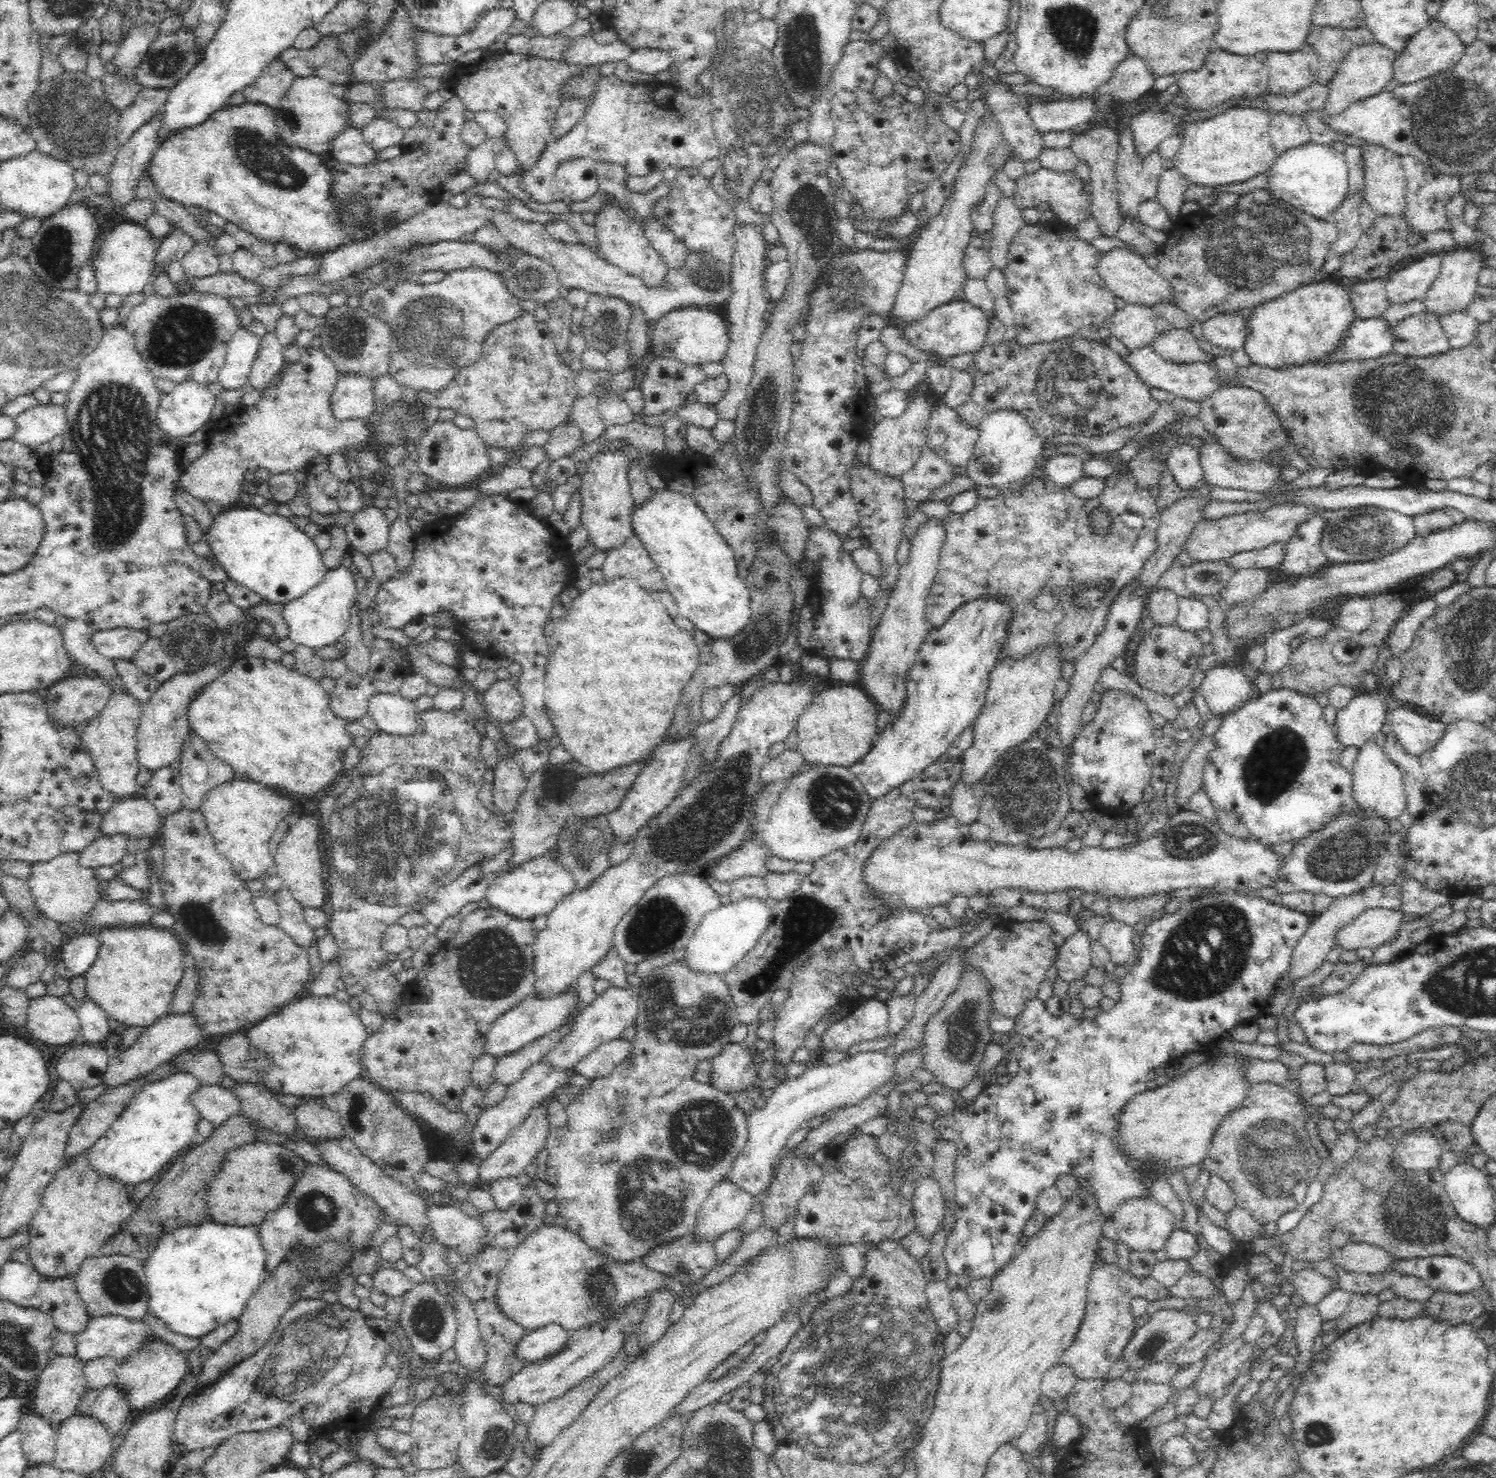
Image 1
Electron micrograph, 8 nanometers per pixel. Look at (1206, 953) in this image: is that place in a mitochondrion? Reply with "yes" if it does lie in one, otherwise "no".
yes

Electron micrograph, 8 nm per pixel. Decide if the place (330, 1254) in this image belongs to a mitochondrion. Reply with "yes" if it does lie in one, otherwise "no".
yes

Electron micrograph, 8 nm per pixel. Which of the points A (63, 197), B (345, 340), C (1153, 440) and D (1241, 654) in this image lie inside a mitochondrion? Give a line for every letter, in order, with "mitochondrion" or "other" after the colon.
A: other
B: mitochondrion
C: other
D: other

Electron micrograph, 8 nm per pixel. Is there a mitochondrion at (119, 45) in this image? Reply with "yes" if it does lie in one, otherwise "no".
no

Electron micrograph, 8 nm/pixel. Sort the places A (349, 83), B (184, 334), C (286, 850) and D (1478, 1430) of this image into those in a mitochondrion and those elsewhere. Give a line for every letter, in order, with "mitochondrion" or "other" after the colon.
A: other
B: mitochondrion
C: other
D: other

